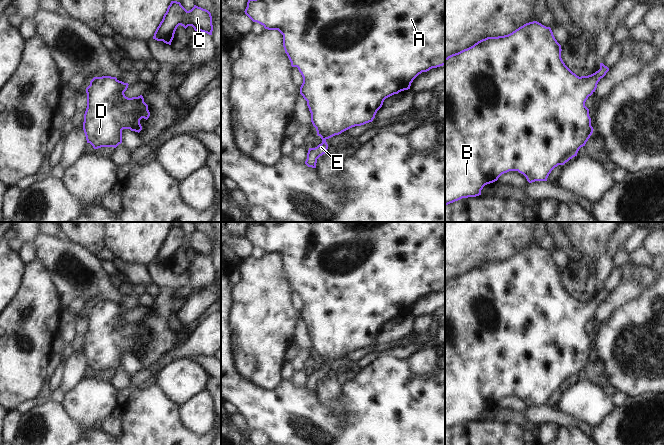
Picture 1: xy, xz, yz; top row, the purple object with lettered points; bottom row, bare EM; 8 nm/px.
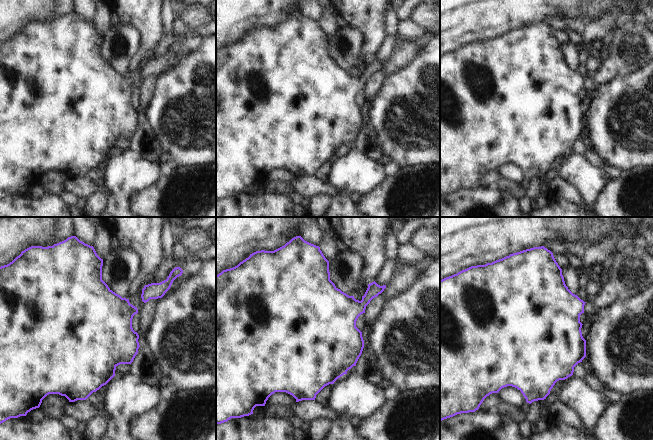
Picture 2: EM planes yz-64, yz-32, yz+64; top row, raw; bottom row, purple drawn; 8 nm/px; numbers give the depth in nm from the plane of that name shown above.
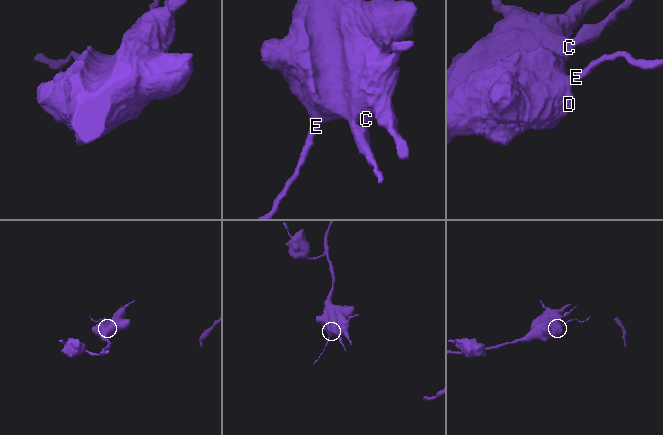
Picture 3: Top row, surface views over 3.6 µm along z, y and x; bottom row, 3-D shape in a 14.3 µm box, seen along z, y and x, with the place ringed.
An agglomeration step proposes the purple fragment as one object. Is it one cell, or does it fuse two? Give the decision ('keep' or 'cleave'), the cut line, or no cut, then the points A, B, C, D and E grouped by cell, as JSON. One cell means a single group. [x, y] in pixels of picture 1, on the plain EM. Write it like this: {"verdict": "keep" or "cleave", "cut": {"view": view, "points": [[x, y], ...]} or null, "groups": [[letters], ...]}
{"verdict": "keep", "cut": null, "groups": [["A", "B", "C", "D", "E"]]}

